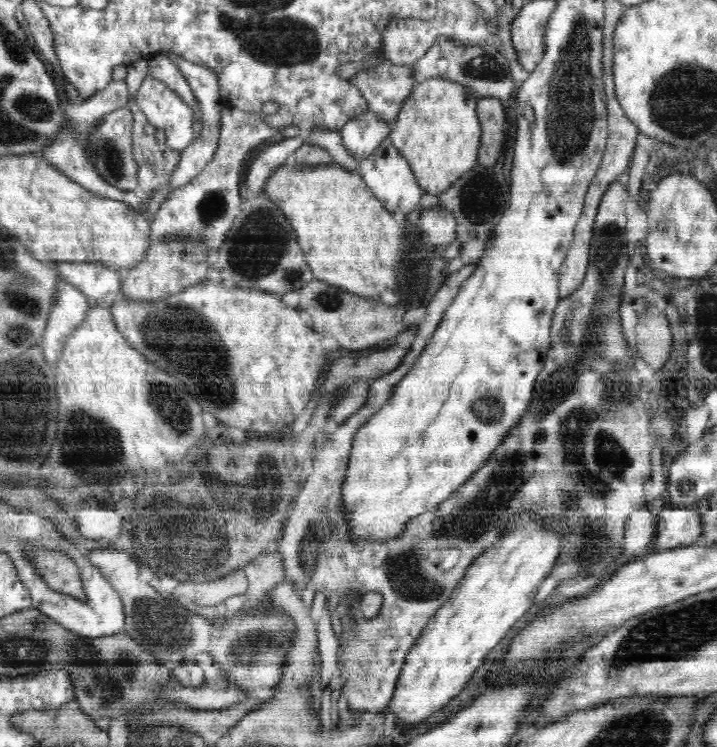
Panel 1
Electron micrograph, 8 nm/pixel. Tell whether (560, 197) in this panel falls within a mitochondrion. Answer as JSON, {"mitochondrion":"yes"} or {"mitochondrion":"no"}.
{"mitochondrion":"no"}

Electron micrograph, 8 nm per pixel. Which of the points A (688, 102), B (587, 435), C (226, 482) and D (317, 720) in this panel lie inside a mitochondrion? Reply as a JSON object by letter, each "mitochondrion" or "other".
{"A":"mitochondrion","B":"mitochondrion","C":"mitochondrion","D":"other"}

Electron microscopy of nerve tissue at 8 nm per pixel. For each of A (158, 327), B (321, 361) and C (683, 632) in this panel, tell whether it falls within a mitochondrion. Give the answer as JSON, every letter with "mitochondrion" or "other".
{"A":"mitochondrion","B":"other","C":"mitochondrion"}

